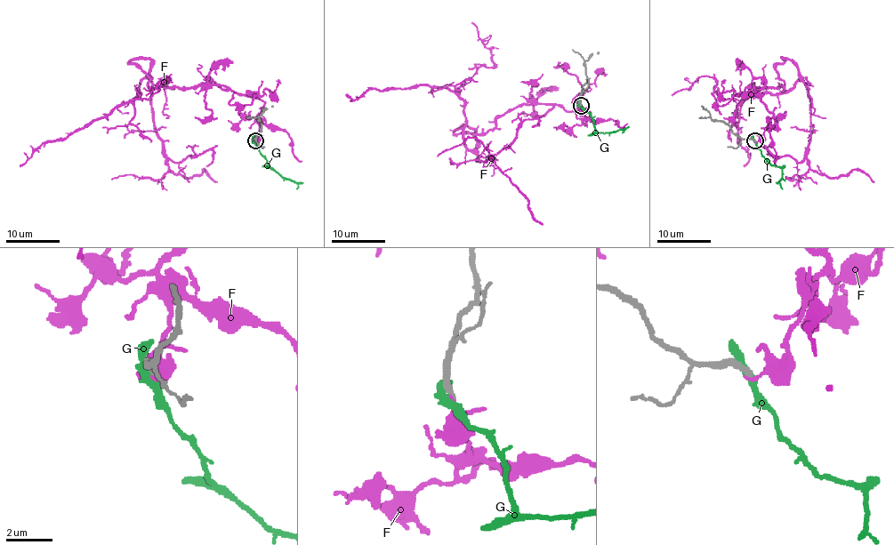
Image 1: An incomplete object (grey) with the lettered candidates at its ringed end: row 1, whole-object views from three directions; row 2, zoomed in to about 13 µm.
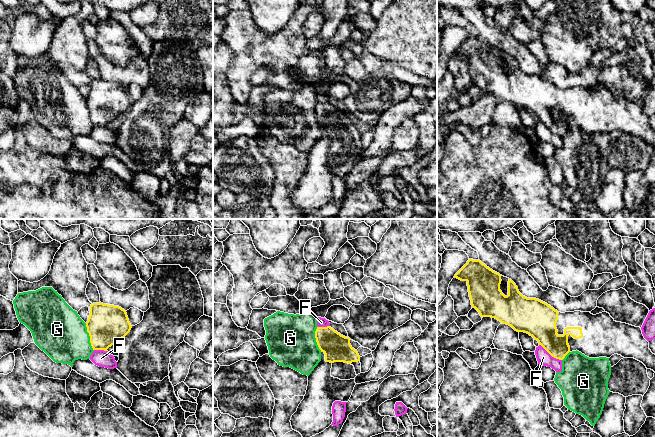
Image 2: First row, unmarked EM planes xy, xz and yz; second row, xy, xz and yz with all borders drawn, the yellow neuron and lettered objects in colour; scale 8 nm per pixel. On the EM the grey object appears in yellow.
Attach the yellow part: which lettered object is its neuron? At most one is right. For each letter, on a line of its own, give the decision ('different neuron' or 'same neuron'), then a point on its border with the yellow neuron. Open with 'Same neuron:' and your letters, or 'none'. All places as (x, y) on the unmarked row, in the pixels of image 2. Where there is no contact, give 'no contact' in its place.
Same neuron: none
F: different neuron; contact yz (550, 130)
G: different neuron; contact xy (90, 113)

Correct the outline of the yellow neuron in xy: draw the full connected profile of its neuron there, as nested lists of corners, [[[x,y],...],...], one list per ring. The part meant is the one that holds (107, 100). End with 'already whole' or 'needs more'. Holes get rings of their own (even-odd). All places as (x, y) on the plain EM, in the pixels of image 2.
[[[93,79],[86,98],[93,126],[107,127],[131,106],[127,89],[119,82]]]; already whole

